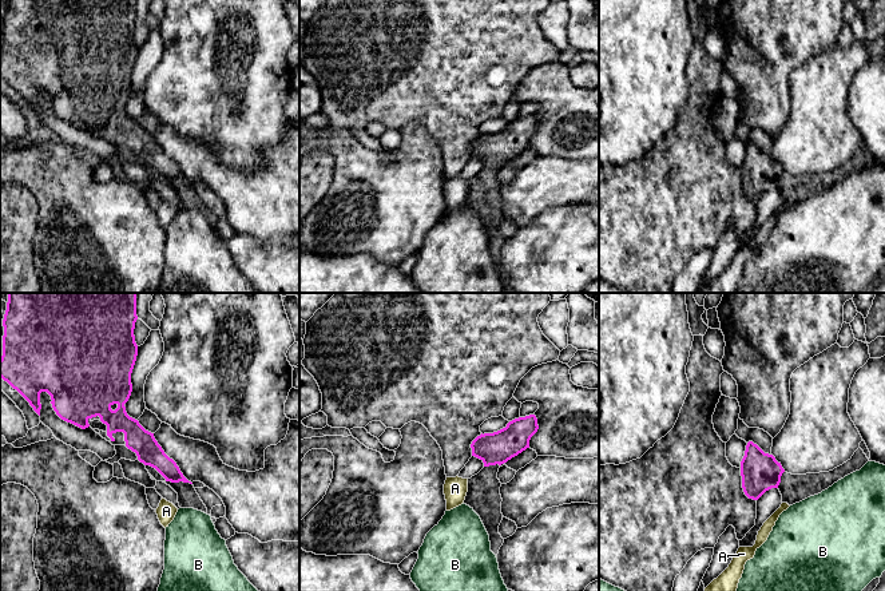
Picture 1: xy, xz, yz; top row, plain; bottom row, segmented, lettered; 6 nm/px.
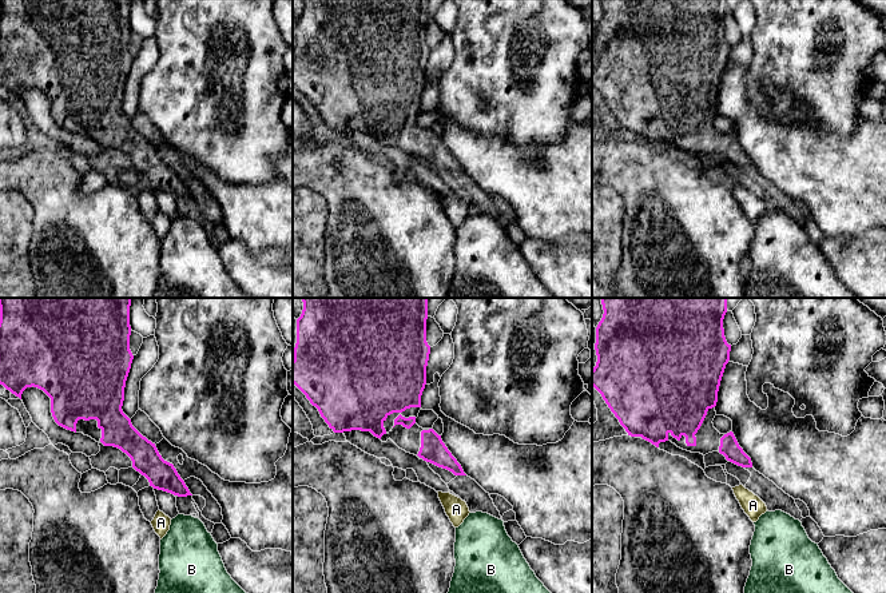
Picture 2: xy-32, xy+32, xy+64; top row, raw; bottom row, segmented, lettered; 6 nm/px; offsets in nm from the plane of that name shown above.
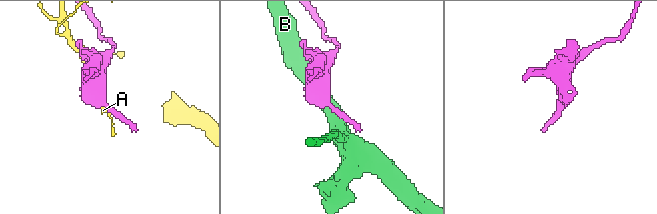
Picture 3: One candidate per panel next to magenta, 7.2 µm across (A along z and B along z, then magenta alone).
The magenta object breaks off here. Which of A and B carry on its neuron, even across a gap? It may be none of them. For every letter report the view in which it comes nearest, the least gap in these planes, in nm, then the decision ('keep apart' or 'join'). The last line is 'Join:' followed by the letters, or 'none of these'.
A: yz | 100 nm | keep apart
B: yz | 140 nm | keep apart
Join: none of these

